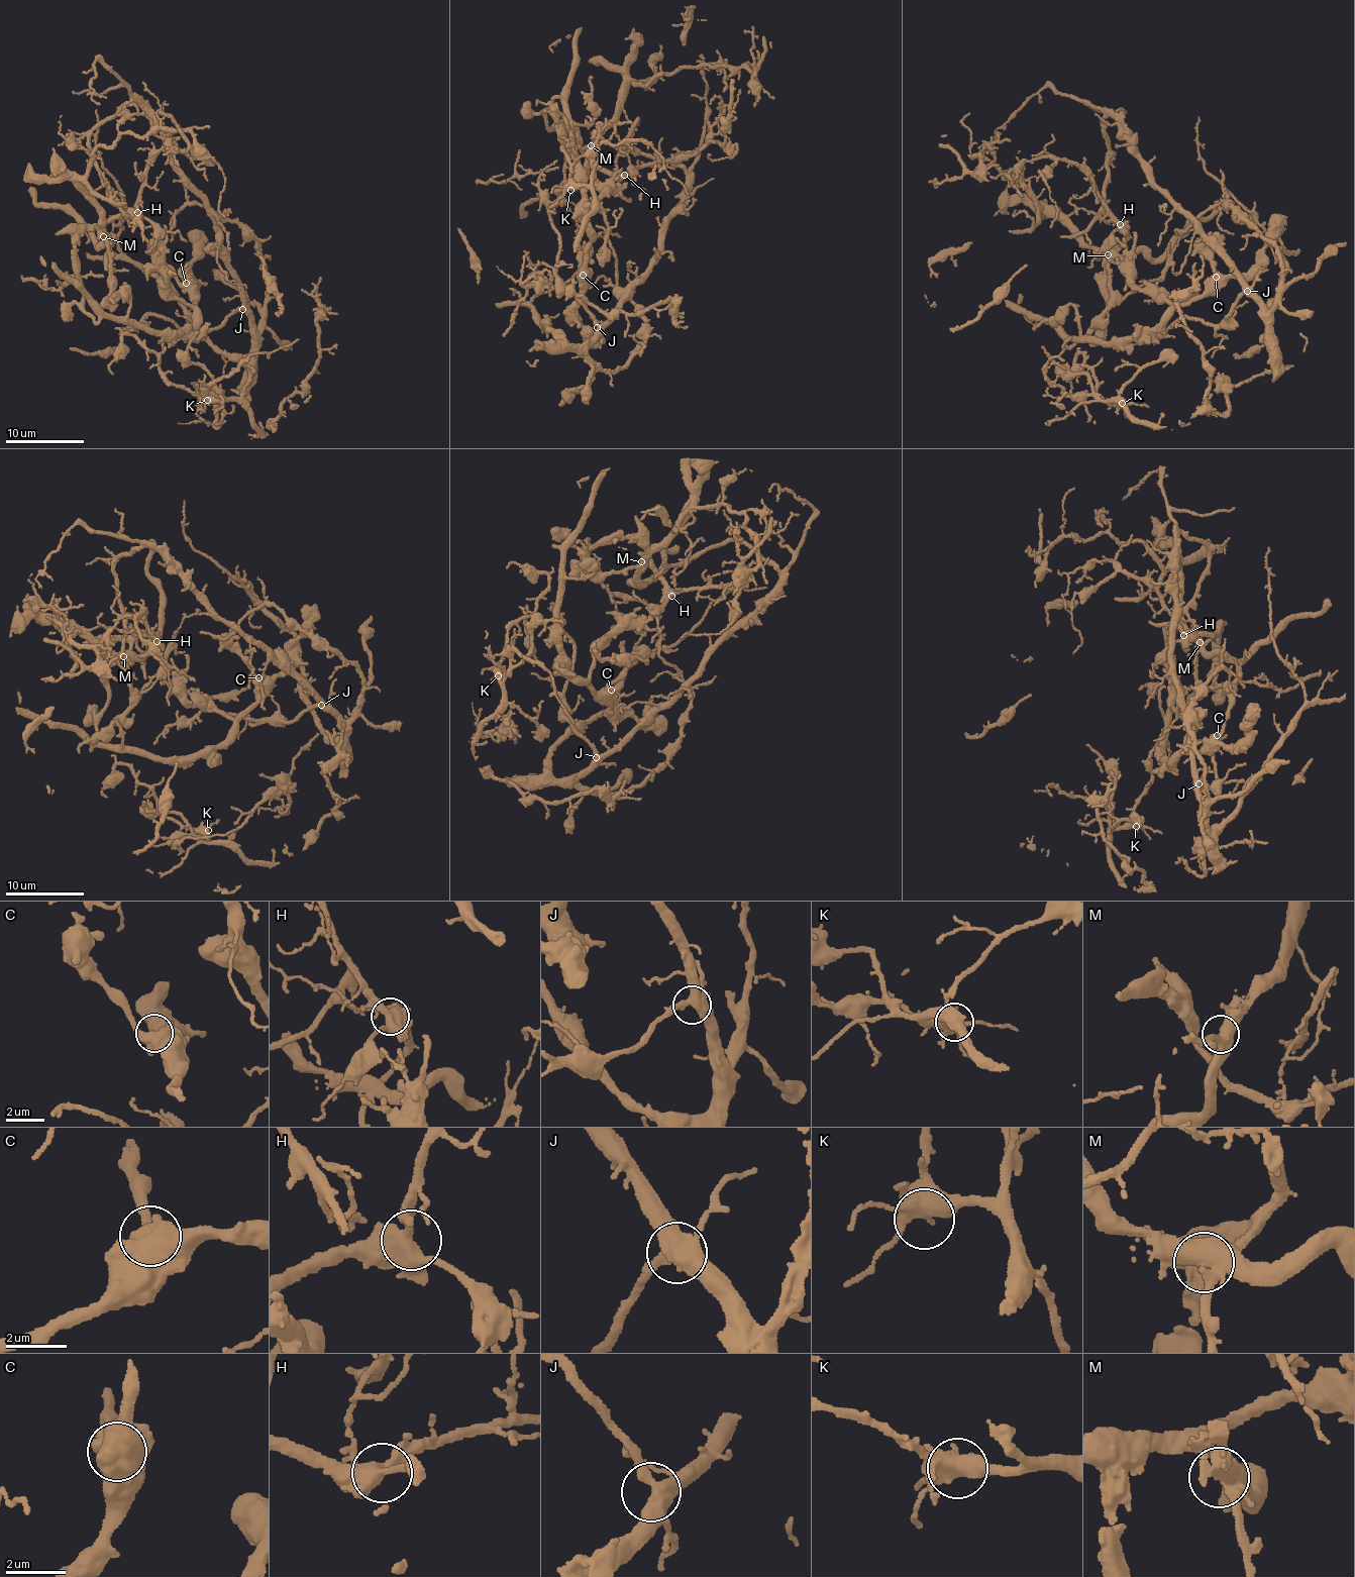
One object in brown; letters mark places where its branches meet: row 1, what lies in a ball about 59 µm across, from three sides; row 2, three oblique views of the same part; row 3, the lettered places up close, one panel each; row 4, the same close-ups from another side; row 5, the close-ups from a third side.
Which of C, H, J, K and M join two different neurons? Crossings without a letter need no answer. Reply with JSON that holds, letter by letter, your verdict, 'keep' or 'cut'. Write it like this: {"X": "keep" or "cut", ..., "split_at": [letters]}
{"C": "keep", "H": "keep", "J": "keep", "K": "keep", "M": "cut", "split_at": ["M"]}

